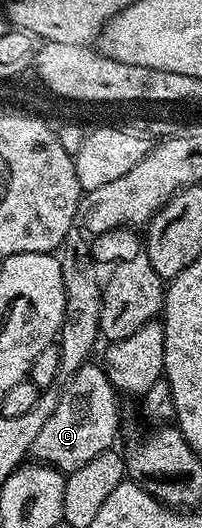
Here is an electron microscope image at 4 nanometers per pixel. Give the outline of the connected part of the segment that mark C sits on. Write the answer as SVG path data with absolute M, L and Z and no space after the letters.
M87 362L80 366L80 370L75 372L61 385L56 402L56 410L48 422L44 422L40 434L36 434L36 442L32 449L32 456L37 463L48 464L52 468L57 468L63 474L74 472L84 462L92 462L96 454L104 454L115 447L114 439L118 436L118 400L119 393L114 391L112 382L106 376L106 369L98 362Z

